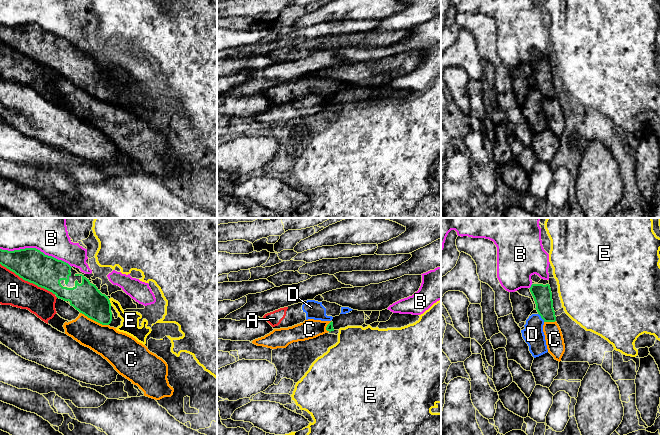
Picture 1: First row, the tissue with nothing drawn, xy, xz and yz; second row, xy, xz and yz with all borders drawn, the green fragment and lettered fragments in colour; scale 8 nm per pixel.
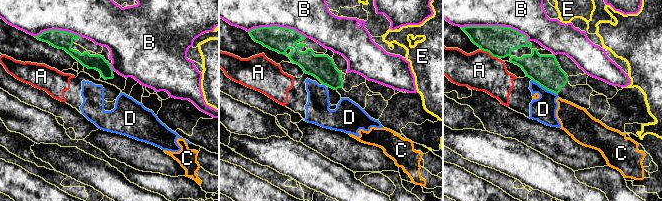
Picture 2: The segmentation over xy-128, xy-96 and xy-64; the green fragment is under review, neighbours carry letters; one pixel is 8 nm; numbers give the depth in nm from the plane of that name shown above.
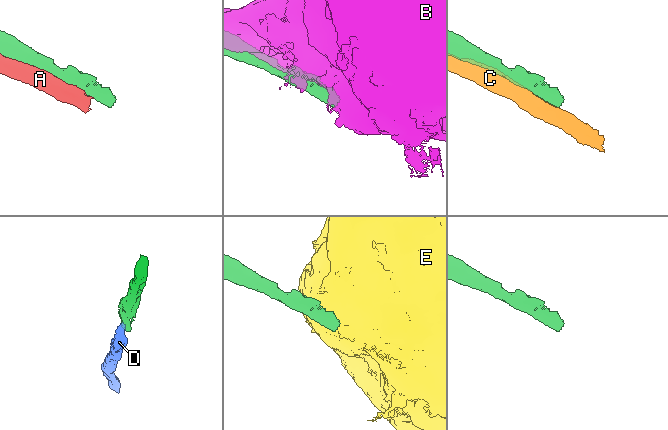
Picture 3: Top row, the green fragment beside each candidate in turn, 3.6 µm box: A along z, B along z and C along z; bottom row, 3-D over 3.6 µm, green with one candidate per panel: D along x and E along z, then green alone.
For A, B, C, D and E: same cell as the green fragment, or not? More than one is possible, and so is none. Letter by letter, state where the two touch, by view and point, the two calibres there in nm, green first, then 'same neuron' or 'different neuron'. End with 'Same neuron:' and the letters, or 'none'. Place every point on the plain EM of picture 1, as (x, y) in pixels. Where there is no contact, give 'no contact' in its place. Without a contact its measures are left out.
A: xy (28, 57) | 260/240 nm | different neuron
B: xy (35, 24) | 260/260 nm | different neuron
C: xy (94, 96) | 240/240 nm | different neuron
D: yz (541, 93) | 150/170 nm | different neuron
E: xy (109, 78) | 240/140 nm | different neuron
Same neuron: none

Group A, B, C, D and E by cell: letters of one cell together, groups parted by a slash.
A D / B / C / E

